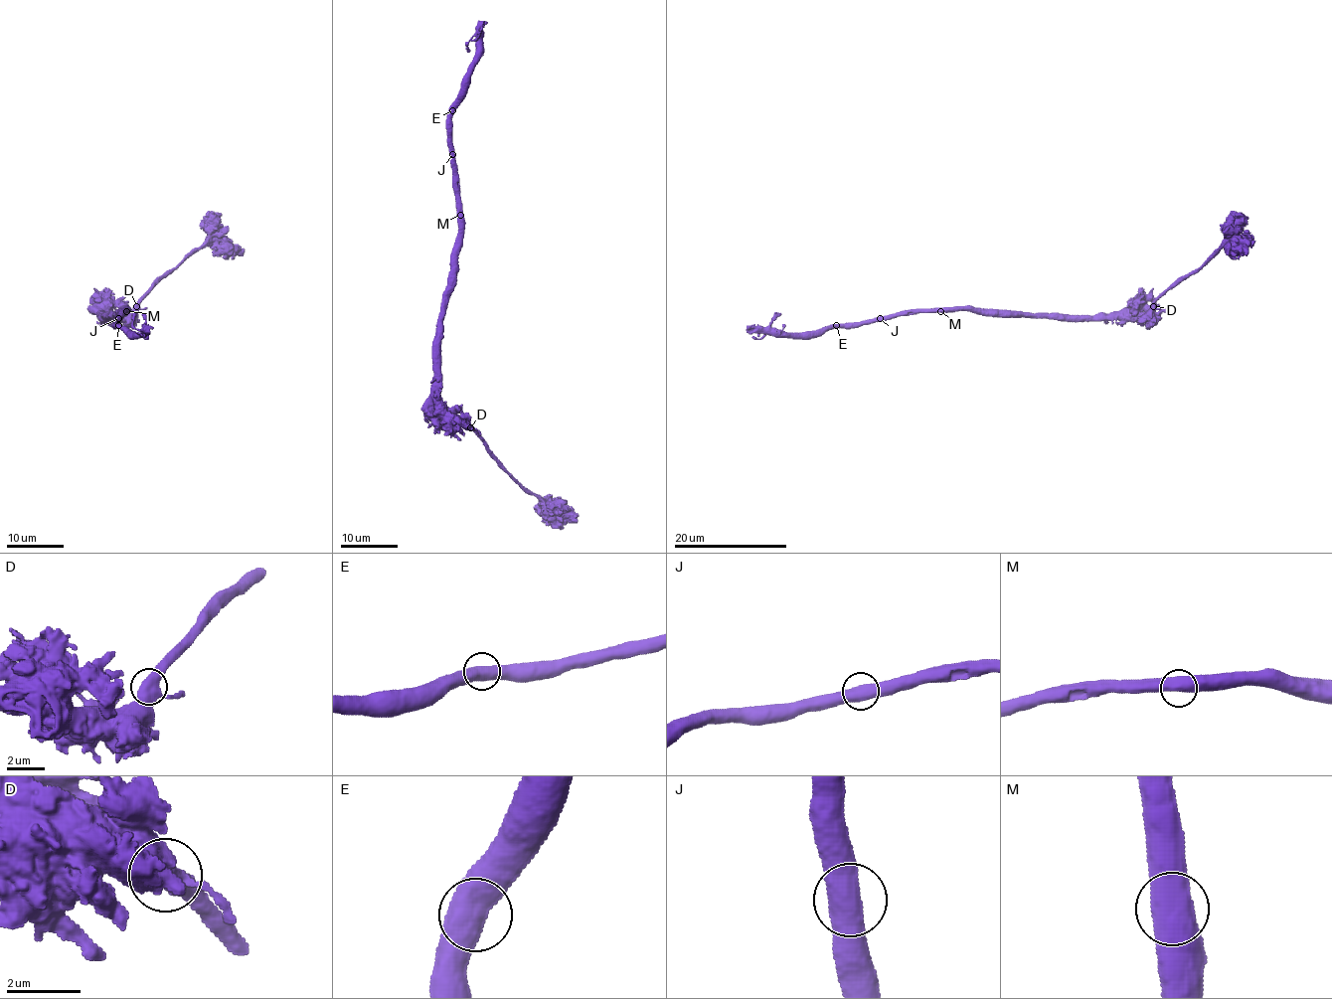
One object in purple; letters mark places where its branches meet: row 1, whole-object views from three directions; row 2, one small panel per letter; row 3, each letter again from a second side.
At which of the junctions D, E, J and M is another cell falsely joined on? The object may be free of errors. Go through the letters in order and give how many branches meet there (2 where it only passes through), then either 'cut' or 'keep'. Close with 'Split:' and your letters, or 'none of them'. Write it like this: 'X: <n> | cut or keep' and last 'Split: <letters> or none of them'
D: 3 | keep
E: 2 | keep
J: 2 | keep
M: 2 | keep
Split: none of them

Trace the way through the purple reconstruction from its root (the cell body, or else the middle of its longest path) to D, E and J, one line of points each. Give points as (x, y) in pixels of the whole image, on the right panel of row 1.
D: (1026, 314), (1145, 315), (1153, 305)
E: (1026, 314), (974, 309), (901, 311), (836, 325)
J: (1026, 314), (942, 309), (901, 311), (880, 318)

